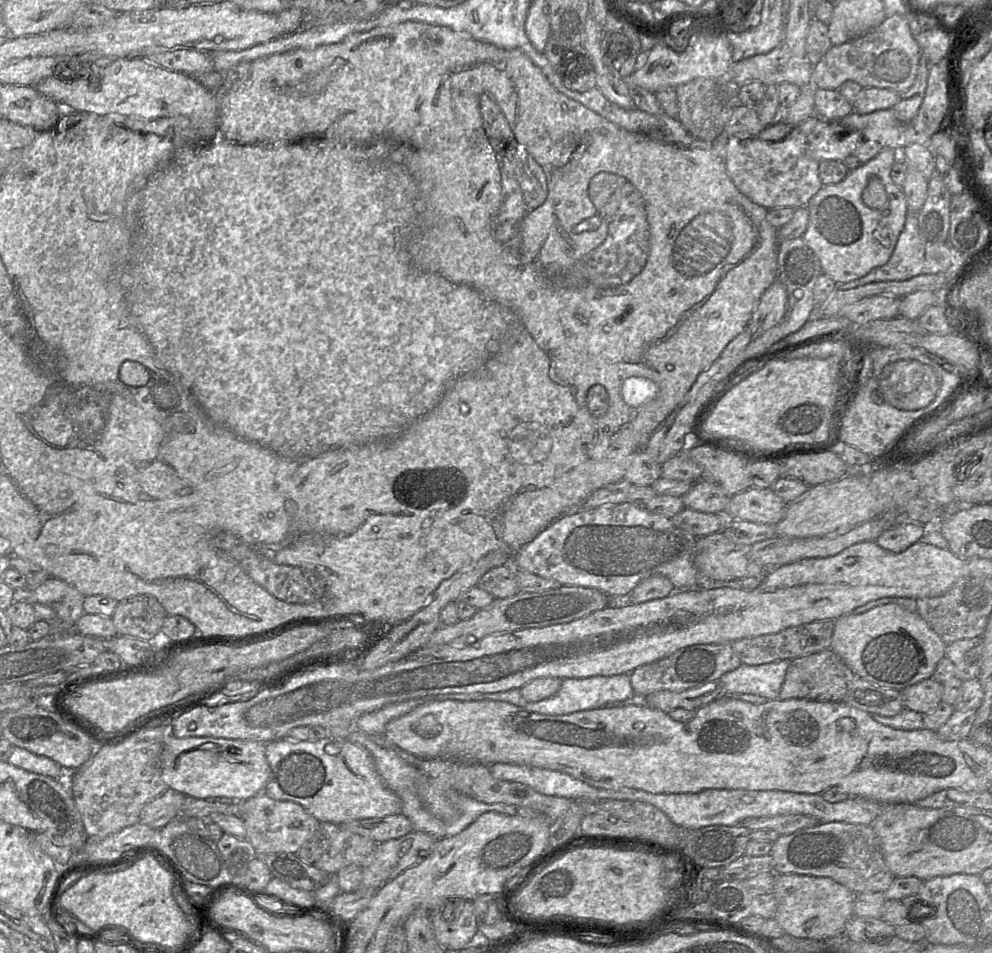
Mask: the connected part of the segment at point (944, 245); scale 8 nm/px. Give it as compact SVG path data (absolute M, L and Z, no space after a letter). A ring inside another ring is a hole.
M907 209L903 230L898 237L888 262L883 266L871 270L859 279L847 283L836 283L835 290L848 290L873 282L904 281L922 274L945 272L951 266L957 267L959 258L963 256L965 254L958 252L954 247L949 245L948 239L947 242L931 242L923 238L918 229L917 213L909 213Z

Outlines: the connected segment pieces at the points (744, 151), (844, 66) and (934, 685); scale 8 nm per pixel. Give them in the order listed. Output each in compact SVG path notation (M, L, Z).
M812 116L797 126L781 141L767 142L758 137L739 138L732 136L726 145L724 163L727 172L737 189L754 203L768 211L775 208L806 206L823 186L819 177L819 165L823 160L842 161L852 155L856 146L864 141L860 131L849 126L842 126L839 121L823 121Z
M895 14L886 17L878 27L862 36L840 45L832 45L821 60L813 66L810 87L806 88L838 90L844 82L852 80L862 88L889 88L899 94L904 93L916 79L920 57L921 50L910 31L908 15Z
M933 678L923 680L901 691L904 708L922 715L934 711L942 701L943 684Z

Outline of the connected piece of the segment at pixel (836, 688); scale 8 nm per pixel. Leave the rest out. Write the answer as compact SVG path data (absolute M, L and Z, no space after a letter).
M825 649L790 661L778 698L844 702L848 686L855 678L856 675L833 650Z

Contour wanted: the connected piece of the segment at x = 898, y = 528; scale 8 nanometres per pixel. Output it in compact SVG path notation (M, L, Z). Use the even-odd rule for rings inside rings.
M915 522L899 523L884 531L875 541L878 546L887 551L901 553L922 540L931 527Z

